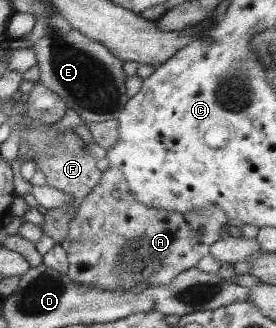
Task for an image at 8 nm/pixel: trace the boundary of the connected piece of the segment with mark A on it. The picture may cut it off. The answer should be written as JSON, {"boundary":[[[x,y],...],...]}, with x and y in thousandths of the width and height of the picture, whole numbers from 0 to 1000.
{"boundary":[[[391,506],[370,527],[362,552],[275,631],[261,668],[246,674],[239,723],[214,747],[239,765],[246,814],[239,838],[308,872],[355,884],[391,884],[409,896],[504,896],[529,878],[605,872],[659,826],[703,817],[710,802],[754,777],[761,747],[797,729],[797,704],[822,686],[819,652],[783,628],[703,634],[685,646],[630,646],[536,634],[486,610],[471,591],[442,524],[420,506]]]}

